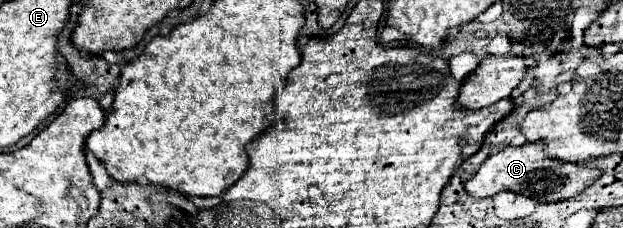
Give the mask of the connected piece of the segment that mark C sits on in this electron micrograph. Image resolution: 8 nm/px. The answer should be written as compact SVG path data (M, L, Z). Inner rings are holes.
M534 142L524 146L504 146L498 152L490 154L486 162L480 166L476 176L466 182L466 190L472 196L484 198L494 196L502 190L518 192L524 196L530 196L538 202L554 202L554 200L568 200L576 194L580 194L584 188L588 188L592 182L596 182L602 174L598 168L588 168L584 162L564 162L564 160L552 160L544 152L546 144Z

